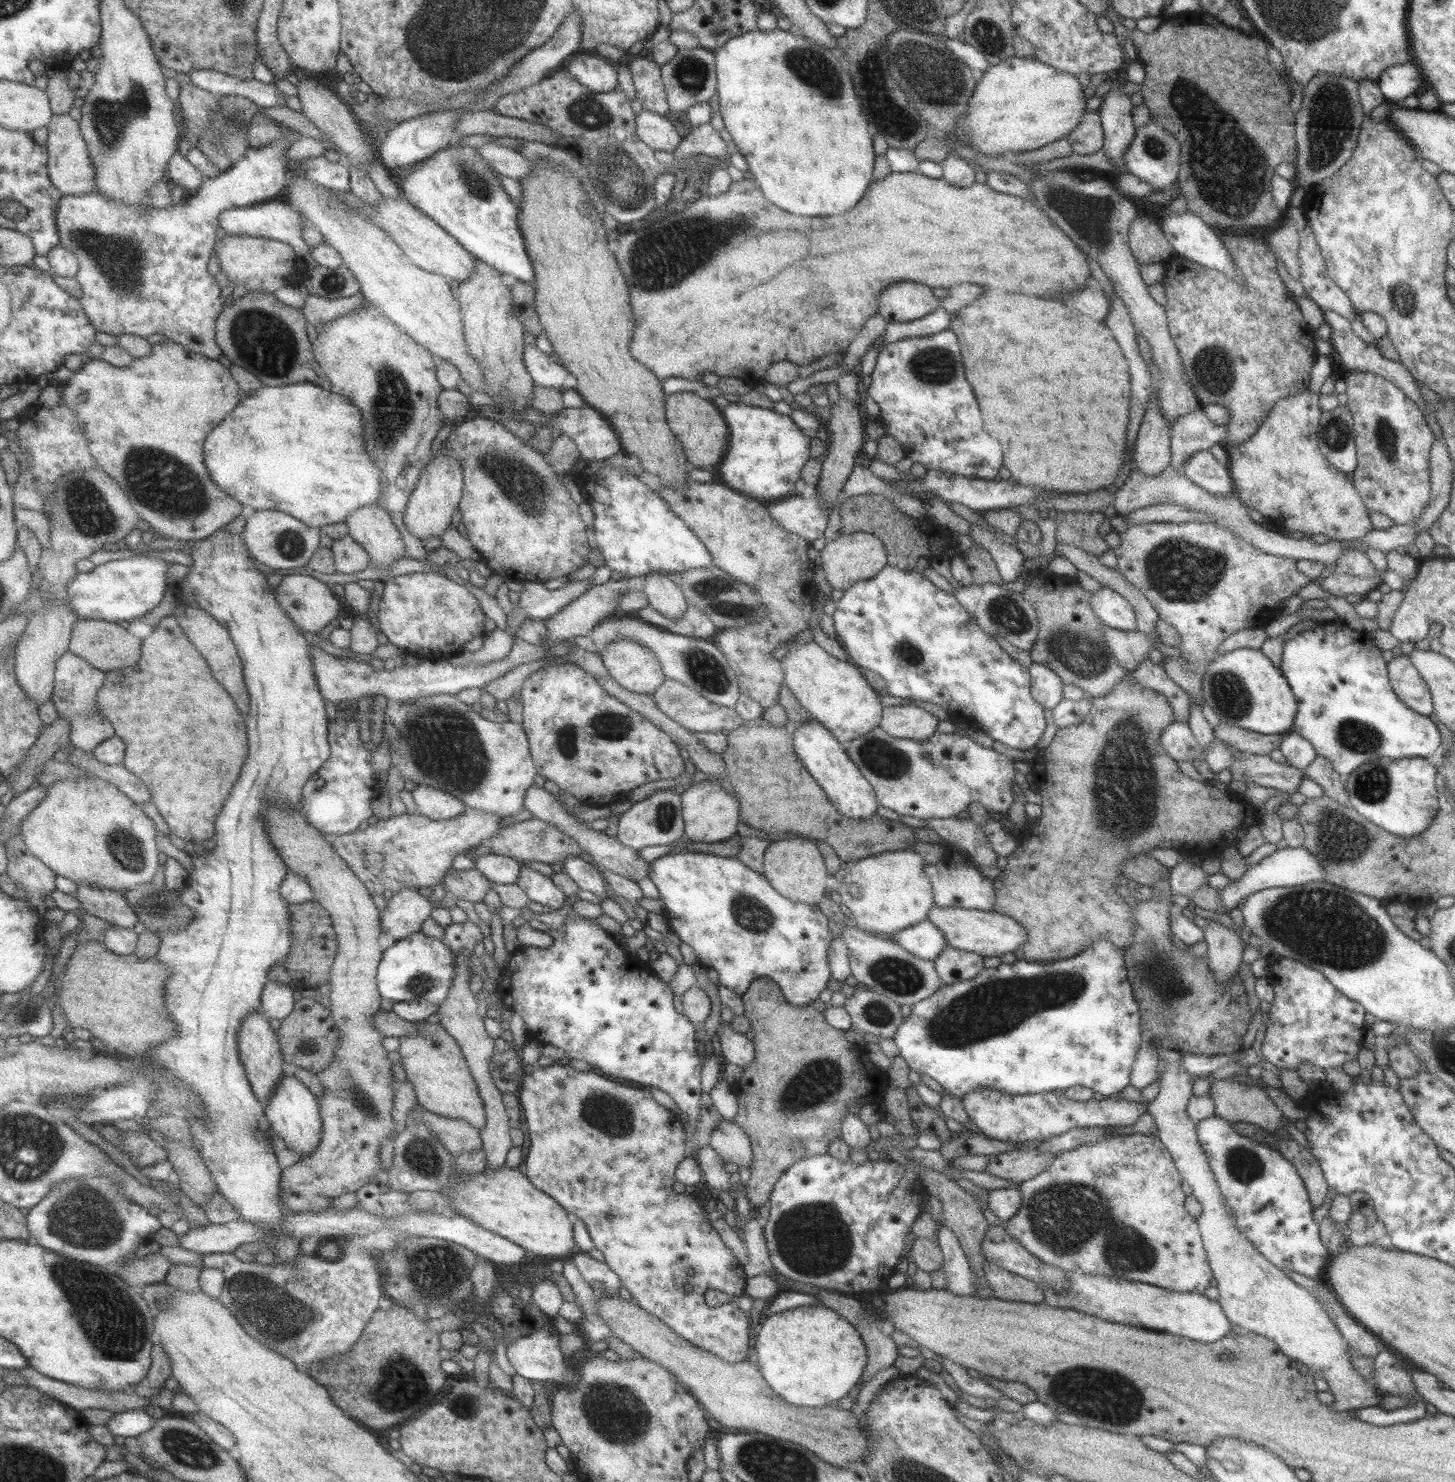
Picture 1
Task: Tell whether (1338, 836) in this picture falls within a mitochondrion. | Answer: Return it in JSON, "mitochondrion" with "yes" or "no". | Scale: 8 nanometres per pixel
{"mitochondrion":"yes"}

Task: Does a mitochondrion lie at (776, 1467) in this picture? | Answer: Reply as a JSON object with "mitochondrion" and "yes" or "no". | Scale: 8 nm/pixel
{"mitochondrion":"yes"}

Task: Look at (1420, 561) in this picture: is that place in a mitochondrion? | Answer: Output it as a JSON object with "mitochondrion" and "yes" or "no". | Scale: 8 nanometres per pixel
{"mitochondrion":"no"}

